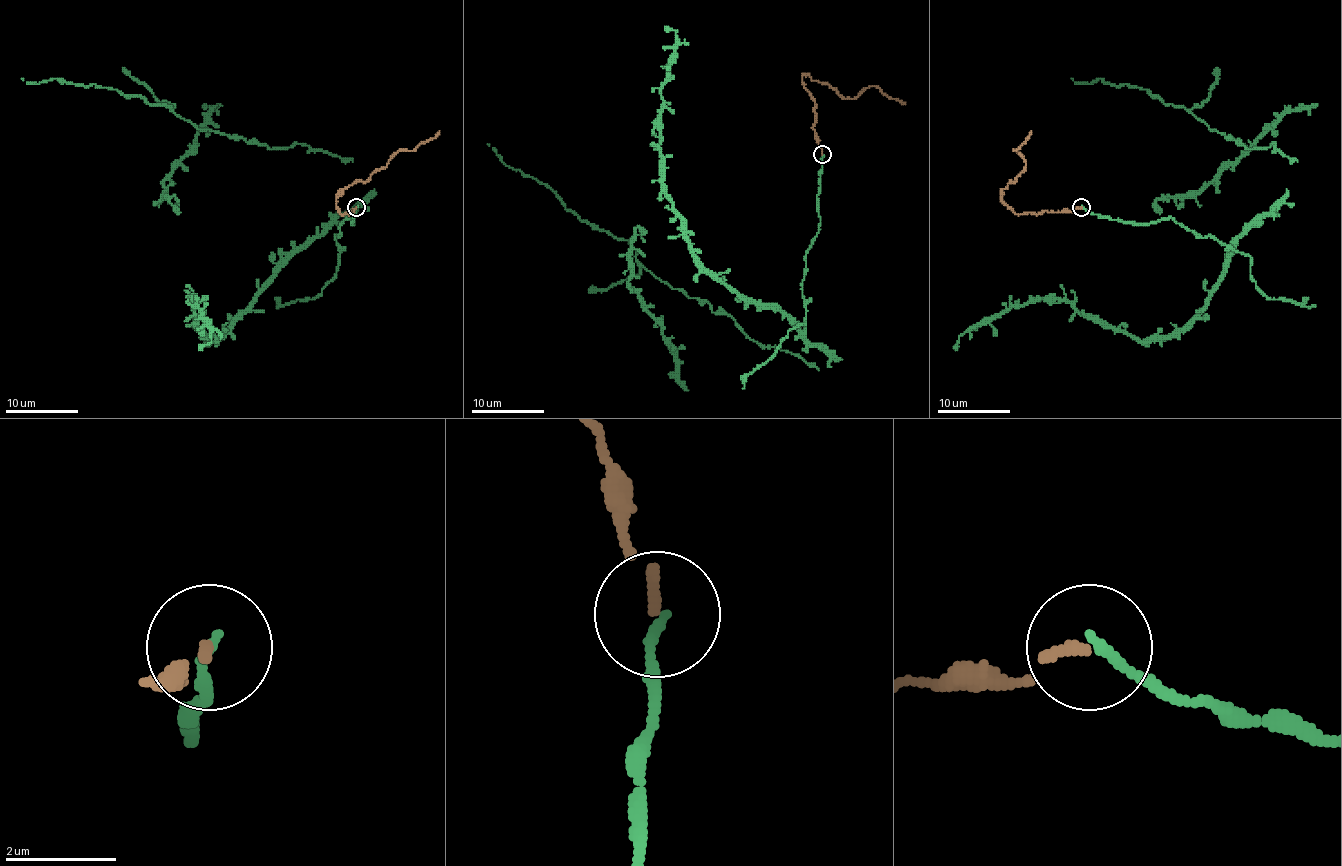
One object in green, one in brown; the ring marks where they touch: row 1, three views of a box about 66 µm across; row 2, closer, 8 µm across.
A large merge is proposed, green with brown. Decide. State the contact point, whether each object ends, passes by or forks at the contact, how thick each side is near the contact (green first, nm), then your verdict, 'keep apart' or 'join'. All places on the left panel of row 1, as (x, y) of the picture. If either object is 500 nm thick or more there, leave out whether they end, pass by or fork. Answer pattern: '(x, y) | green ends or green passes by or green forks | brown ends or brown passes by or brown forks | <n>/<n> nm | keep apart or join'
(356, 207) | green ends | brown ends | 180/190 nm | join

